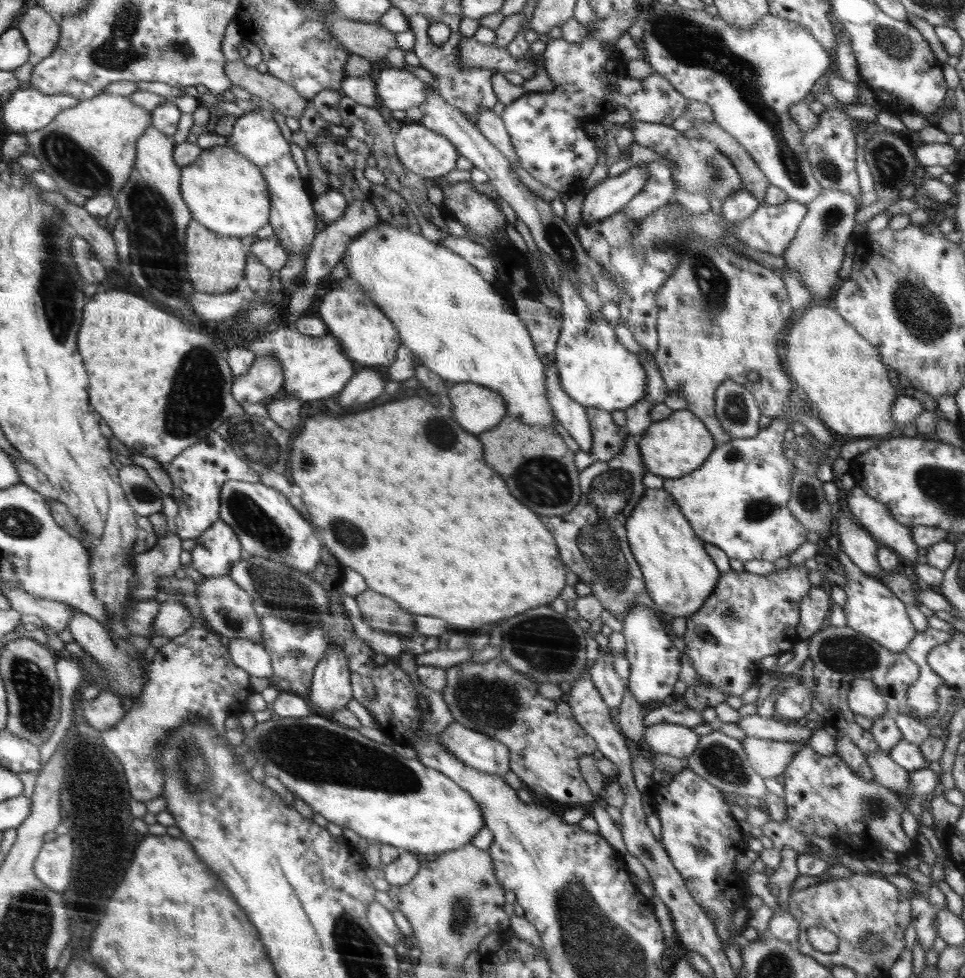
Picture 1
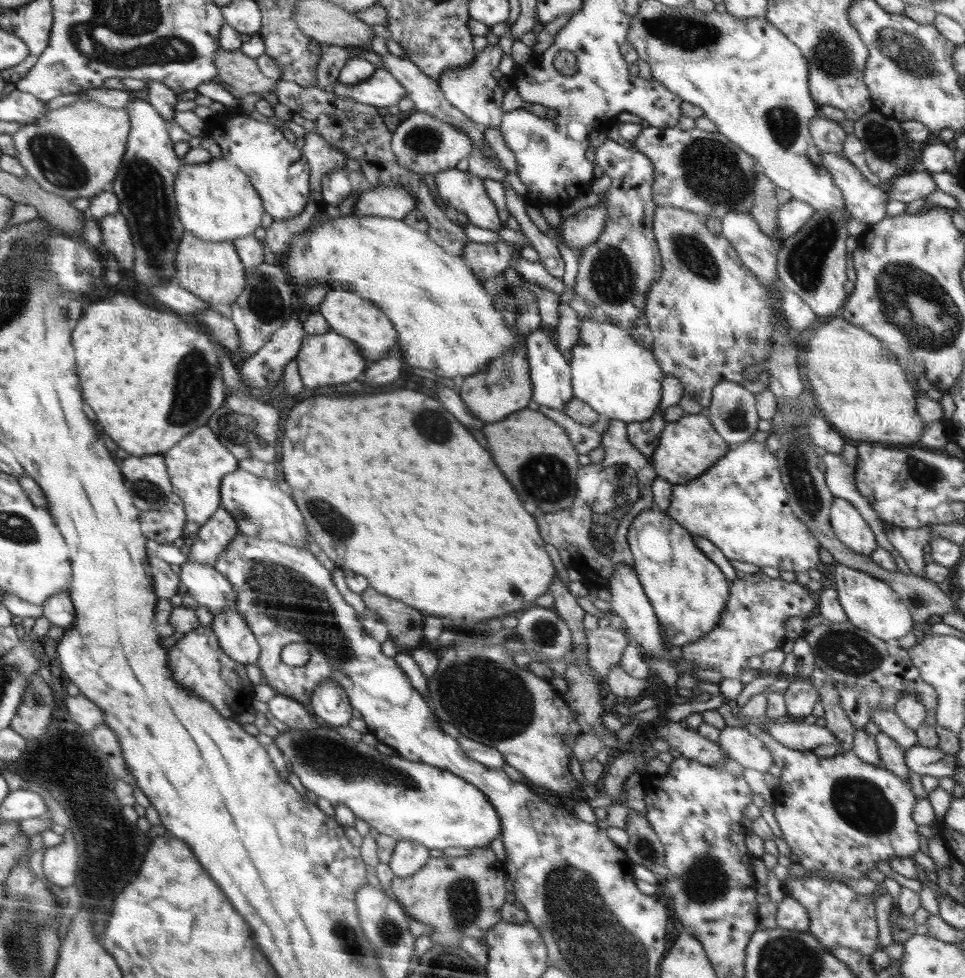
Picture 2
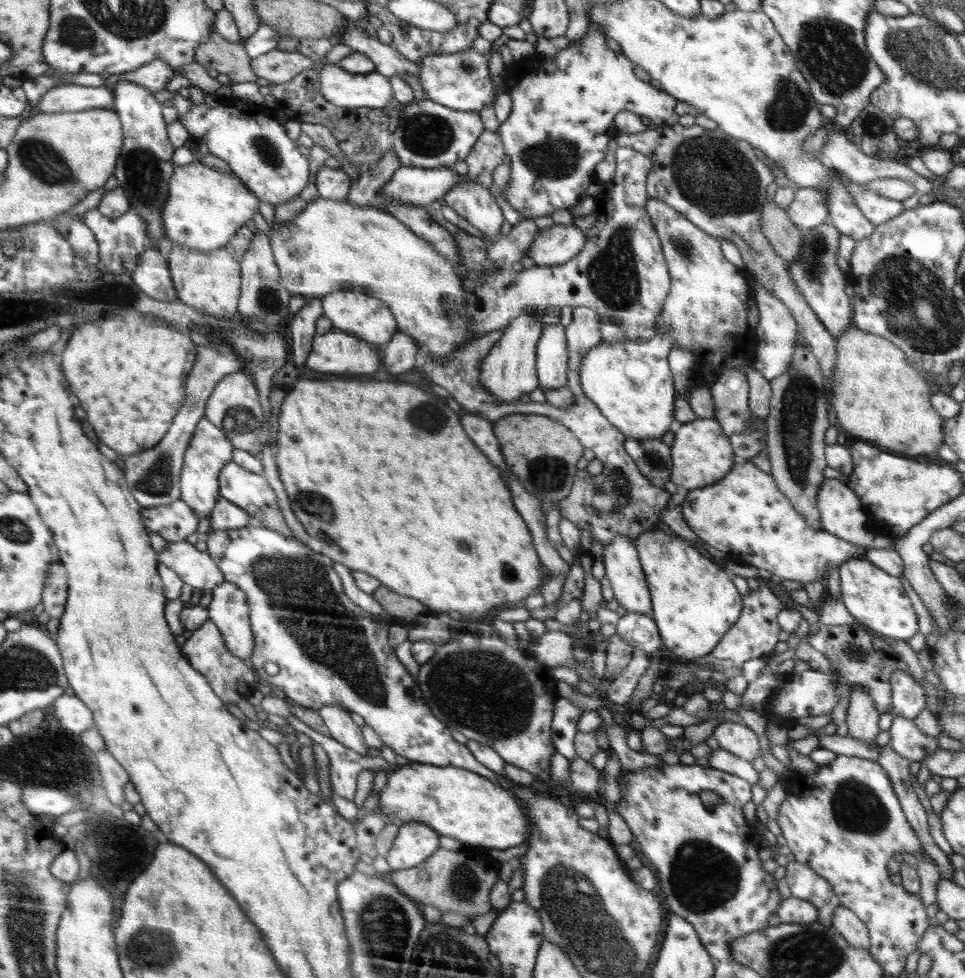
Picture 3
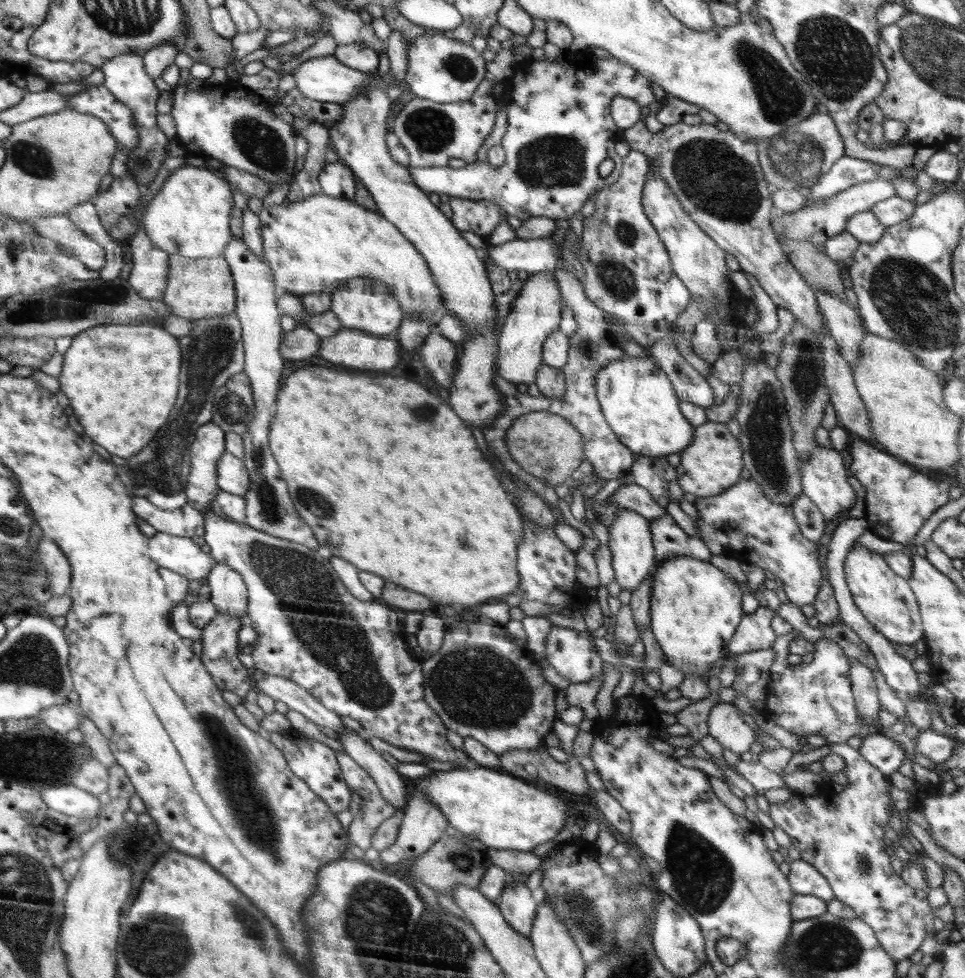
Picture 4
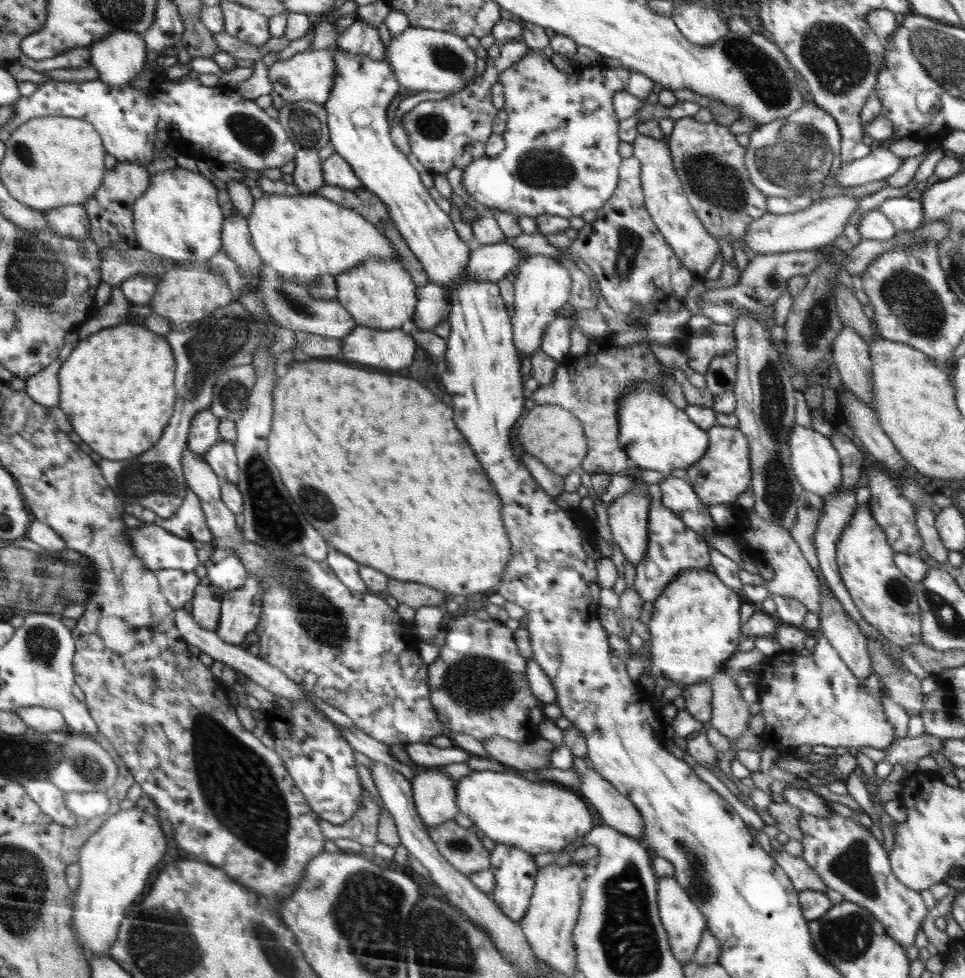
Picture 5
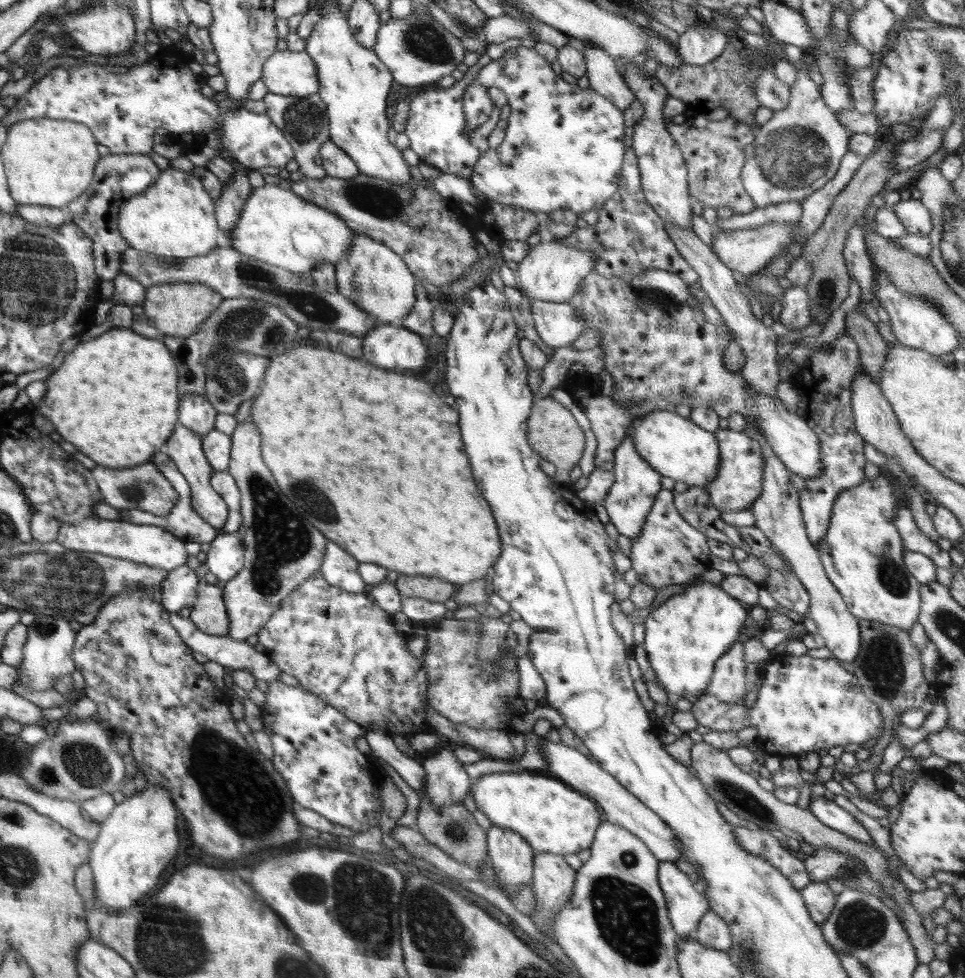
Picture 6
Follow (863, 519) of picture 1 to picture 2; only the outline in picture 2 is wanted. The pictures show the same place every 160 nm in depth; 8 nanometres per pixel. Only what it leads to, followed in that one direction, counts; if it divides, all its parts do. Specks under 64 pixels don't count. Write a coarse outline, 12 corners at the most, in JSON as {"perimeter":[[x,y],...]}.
{"perimeter":[[882,523],[911,574],[924,577],[924,545],[935,524],[905,529]]}

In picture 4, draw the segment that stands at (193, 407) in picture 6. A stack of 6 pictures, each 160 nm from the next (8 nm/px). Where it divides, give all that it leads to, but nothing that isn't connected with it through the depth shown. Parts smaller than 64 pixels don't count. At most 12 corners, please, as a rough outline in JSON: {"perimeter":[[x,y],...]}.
{"perimeter":[[211,420],[194,444],[190,506],[214,504],[225,432]]}

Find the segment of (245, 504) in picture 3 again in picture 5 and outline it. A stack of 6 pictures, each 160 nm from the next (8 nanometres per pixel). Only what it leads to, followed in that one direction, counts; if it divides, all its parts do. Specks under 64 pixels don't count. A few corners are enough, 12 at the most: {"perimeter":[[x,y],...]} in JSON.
{"perimeter":[[219,439],[205,460],[222,481],[237,484],[236,445]]}

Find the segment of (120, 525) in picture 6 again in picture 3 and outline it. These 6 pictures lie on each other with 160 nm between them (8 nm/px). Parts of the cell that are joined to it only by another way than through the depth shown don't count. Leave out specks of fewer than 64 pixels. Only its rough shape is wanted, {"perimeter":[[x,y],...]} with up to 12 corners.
{"perimeter":[[184,541],[158,552],[193,588],[213,590],[224,573],[208,552]]}

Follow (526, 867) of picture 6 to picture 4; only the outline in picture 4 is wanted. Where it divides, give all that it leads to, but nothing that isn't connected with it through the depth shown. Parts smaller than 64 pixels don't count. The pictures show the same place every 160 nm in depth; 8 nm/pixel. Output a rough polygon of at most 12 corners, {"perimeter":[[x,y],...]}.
{"perimeter":[[510,874],[498,898],[504,920],[529,939],[539,904]]}

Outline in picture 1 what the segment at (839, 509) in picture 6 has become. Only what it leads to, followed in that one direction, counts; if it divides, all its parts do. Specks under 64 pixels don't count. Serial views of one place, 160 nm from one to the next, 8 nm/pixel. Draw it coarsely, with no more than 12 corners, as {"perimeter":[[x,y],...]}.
{"perimeter":[[833,531],[823,547],[845,567],[847,625],[890,651],[917,633],[905,604],[862,572]]}

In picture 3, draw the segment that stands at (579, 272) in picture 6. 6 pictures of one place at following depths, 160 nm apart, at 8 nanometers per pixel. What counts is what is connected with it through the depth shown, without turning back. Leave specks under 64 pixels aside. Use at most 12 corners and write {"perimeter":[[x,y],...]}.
{"perimeter":[[538,314],[514,317],[480,358],[497,402],[538,387]]}

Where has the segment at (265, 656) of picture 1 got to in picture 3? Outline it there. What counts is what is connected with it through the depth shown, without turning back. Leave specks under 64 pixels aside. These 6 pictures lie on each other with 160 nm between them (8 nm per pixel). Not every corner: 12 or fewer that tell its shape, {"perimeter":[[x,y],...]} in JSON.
{"perimeter":[[225,580],[207,611],[229,651],[252,656],[246,593]]}

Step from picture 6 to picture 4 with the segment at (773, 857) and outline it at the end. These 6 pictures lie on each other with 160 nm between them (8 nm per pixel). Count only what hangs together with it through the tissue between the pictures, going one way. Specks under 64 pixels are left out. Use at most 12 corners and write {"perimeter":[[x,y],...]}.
{"perimeter":[[792,861],[786,877],[795,894],[812,894],[827,903],[833,891],[811,864]]}

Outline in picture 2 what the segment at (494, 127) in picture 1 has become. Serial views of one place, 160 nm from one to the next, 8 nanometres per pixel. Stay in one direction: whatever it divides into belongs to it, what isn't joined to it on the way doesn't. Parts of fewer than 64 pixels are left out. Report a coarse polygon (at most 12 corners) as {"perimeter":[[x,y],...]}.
{"perimeter":[[477,51],[438,80],[446,100],[485,126],[500,126],[506,89],[492,77],[503,51]]}

